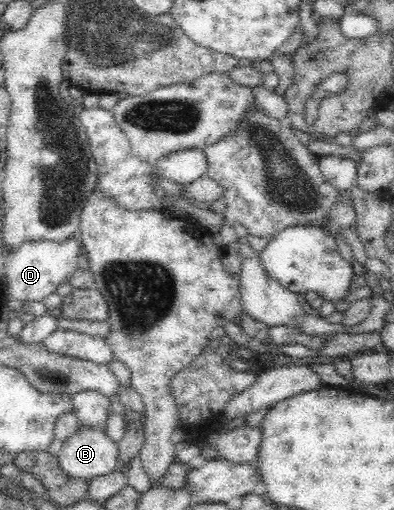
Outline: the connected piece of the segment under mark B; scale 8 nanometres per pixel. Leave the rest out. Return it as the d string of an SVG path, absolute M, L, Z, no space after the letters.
M81 425L76 434L62 443L56 458L59 468L67 476L90 480L117 469L118 444L103 430Z

